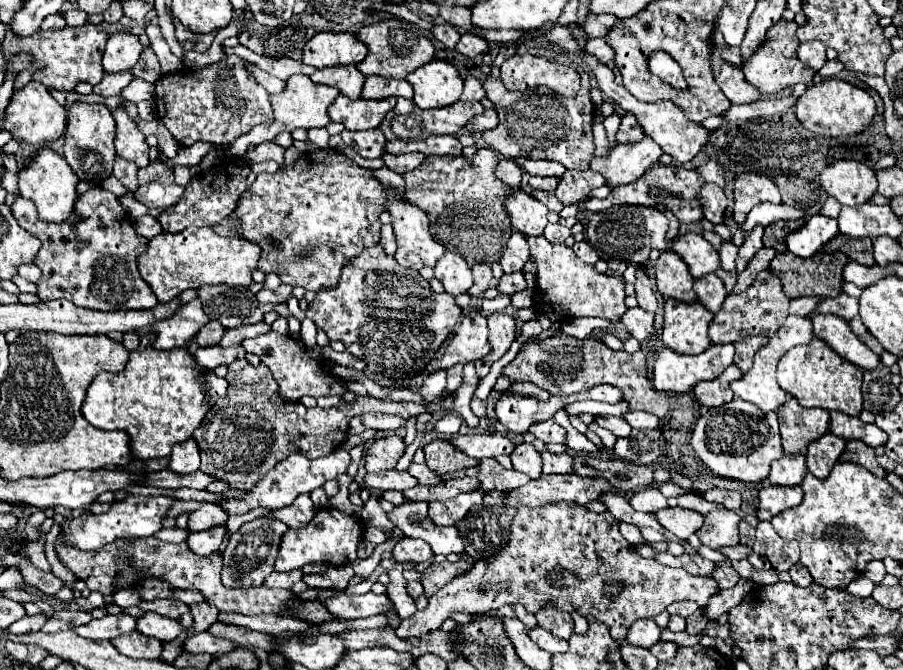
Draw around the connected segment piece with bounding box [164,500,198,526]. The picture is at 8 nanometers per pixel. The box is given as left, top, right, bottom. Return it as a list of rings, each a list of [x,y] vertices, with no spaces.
[[[184,500],[176,502],[176,504],[172,506],[172,512],[168,512],[168,520],[164,522],[164,526],[174,526],[174,520],[176,520],[176,516],[178,516],[178,514],[194,512],[196,508],[198,508],[198,502],[184,502]]]

